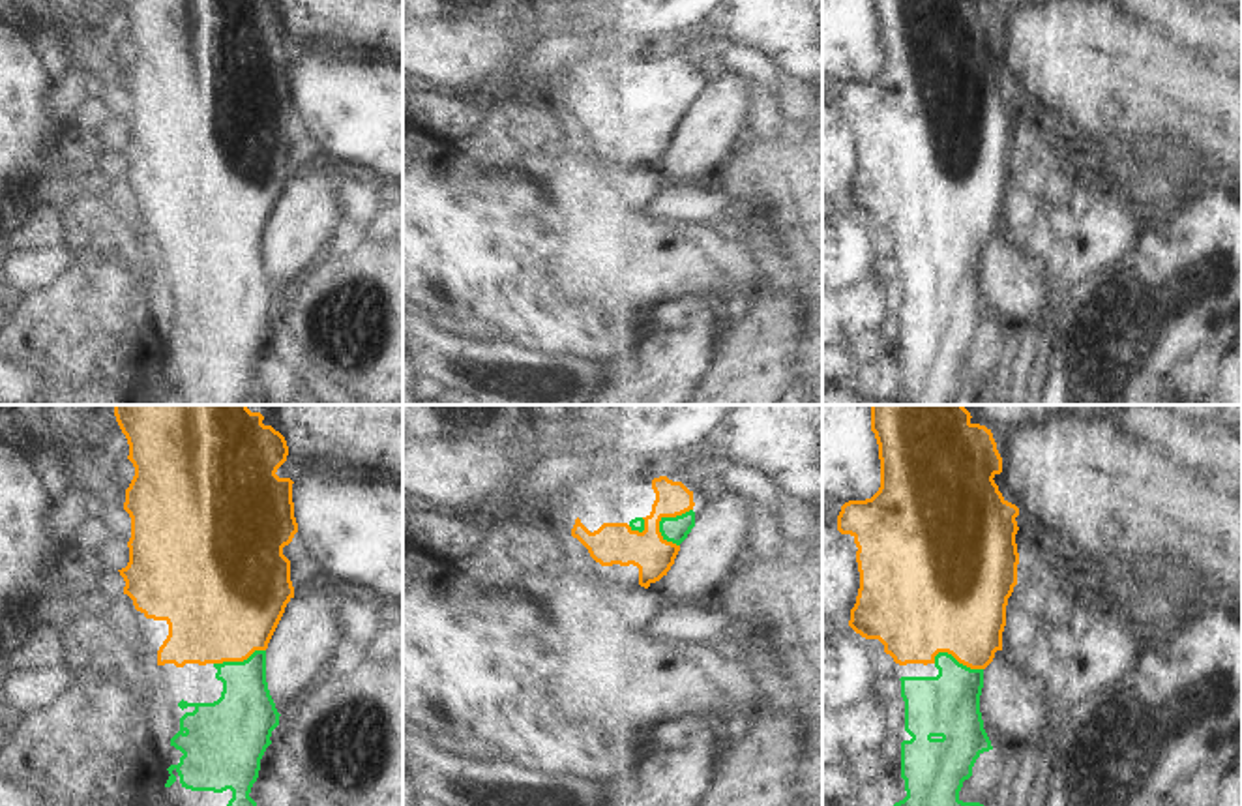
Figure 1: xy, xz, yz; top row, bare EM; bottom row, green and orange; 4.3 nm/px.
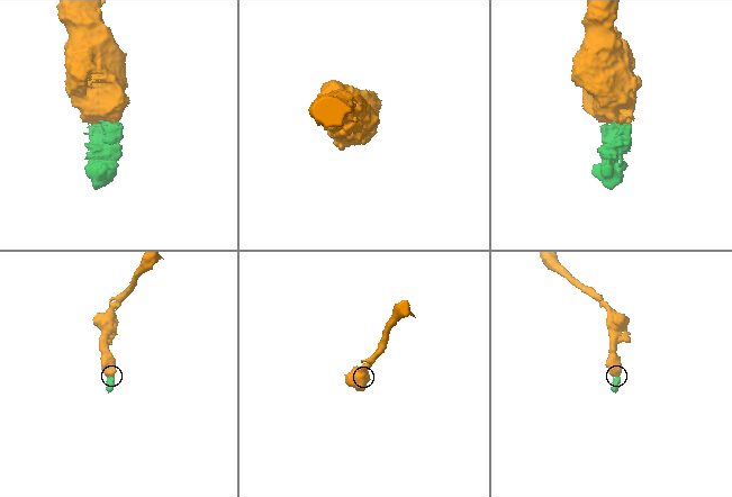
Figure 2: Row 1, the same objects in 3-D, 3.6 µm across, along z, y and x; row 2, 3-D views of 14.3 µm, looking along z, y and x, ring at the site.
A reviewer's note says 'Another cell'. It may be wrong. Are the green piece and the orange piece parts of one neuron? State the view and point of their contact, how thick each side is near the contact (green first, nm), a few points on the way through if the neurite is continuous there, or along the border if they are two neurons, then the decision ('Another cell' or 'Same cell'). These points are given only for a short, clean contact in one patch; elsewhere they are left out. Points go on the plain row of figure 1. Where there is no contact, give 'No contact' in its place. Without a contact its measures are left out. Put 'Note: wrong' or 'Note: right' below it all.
Touches green at xz (665, 98). Thickness 110 nm (green) against 180 nm. Same cell.
Note: wrong

